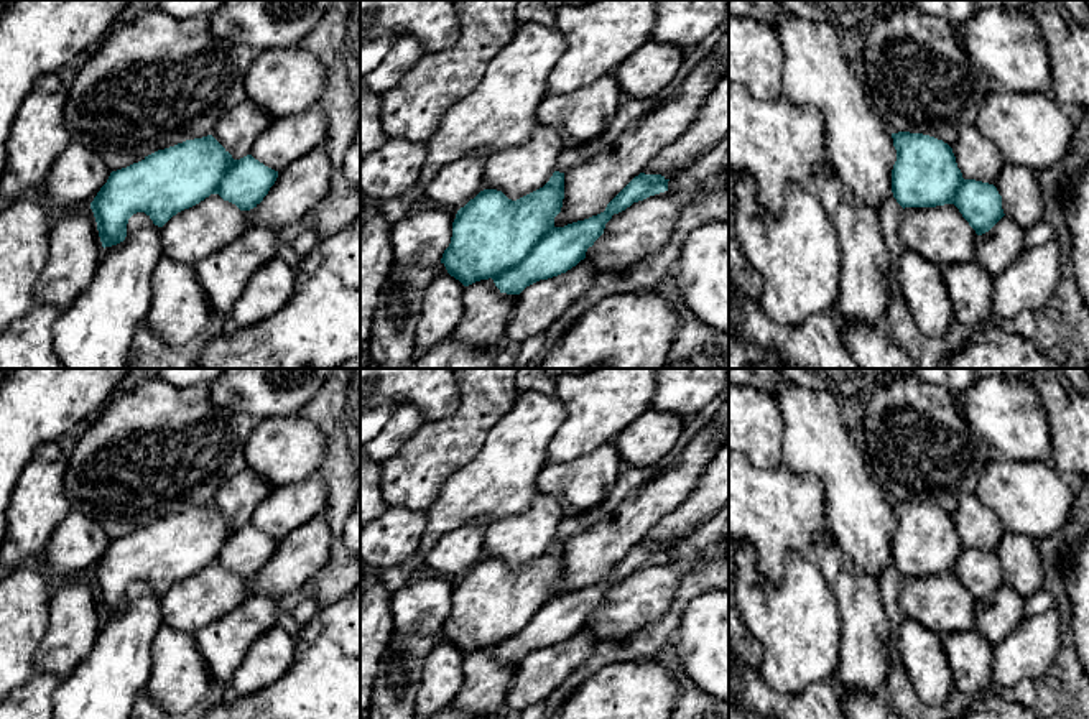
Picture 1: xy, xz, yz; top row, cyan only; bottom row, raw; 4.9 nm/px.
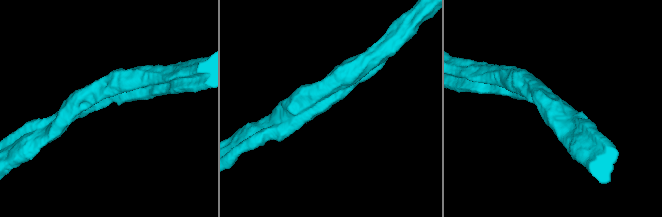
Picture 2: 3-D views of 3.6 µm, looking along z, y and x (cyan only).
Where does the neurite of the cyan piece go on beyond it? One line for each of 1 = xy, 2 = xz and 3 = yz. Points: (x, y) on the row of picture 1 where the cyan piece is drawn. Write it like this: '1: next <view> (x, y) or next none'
1: next none
2: next none
3: next none

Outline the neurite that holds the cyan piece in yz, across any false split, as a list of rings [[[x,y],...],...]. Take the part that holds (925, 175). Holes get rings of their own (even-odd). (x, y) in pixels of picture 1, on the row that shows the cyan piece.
[[[910,132],[892,133],[892,138],[897,150],[892,193],[903,209],[954,204],[977,235],[1005,216],[997,188],[964,179],[948,143]]]

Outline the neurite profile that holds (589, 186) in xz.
[[[701,61],[661,105],[627,125],[614,143],[568,169],[554,227],[604,212],[663,148],[689,128],[721,77],[712,61]]]

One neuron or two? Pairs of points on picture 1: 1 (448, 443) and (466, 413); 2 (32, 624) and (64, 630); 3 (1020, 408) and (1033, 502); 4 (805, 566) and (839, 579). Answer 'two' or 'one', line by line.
1: one
2: two
3: one
4: two

